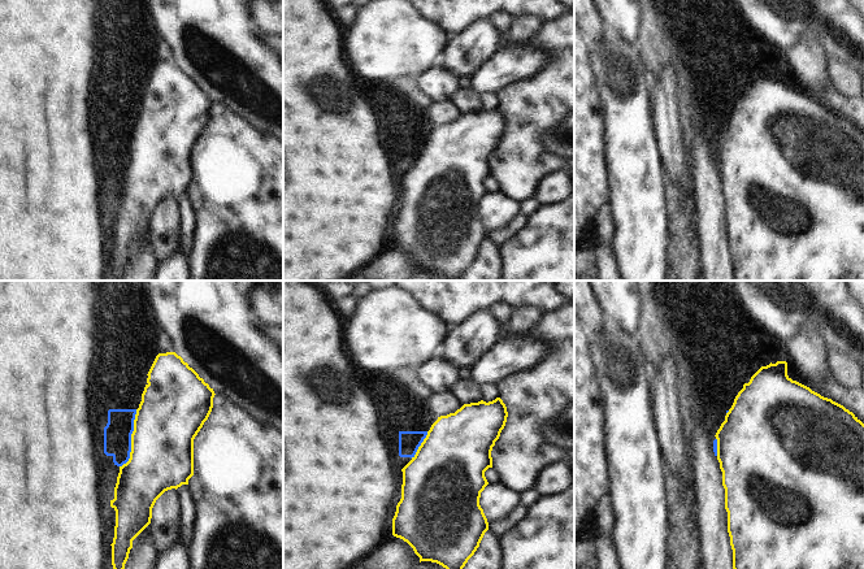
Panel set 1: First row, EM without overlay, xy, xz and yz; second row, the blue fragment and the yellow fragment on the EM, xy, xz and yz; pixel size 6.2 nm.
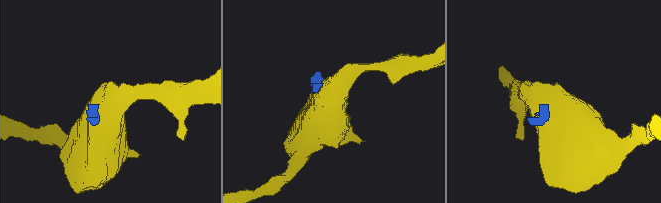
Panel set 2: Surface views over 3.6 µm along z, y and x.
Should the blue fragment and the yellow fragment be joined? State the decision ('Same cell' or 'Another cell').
Same cell

